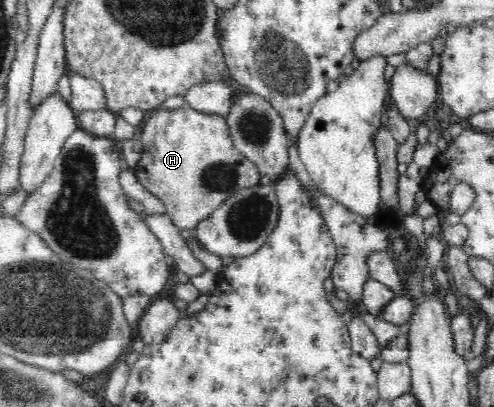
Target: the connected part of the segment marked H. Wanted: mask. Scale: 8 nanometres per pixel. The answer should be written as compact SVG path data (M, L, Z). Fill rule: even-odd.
M184 106L170 111L158 108L139 127L138 139L143 150L134 168L135 176L148 192L164 203L168 217L180 230L194 231L195 225L228 197L259 185L261 175L258 168L234 149L227 131L224 117L204 116Z

